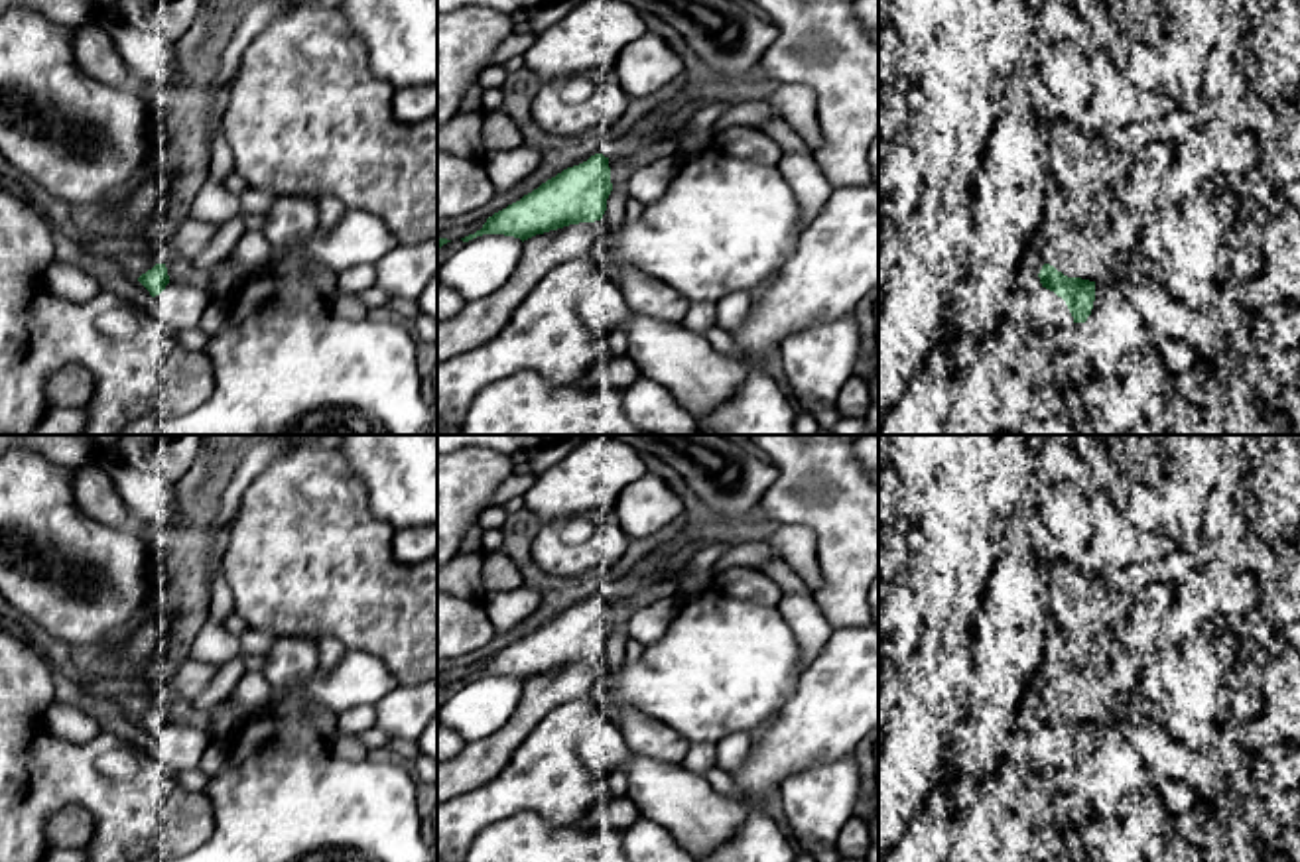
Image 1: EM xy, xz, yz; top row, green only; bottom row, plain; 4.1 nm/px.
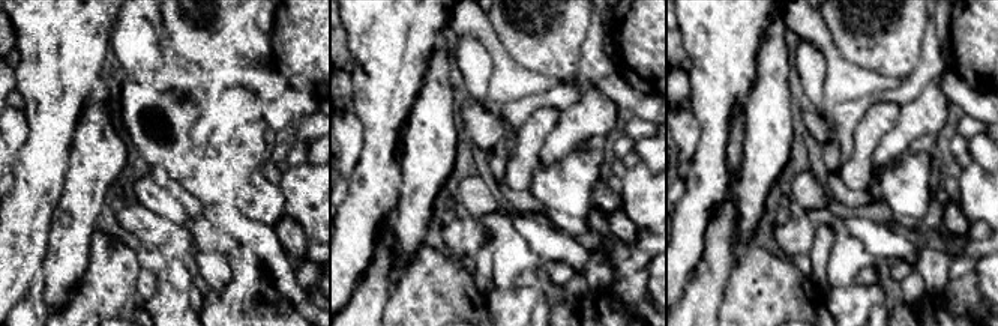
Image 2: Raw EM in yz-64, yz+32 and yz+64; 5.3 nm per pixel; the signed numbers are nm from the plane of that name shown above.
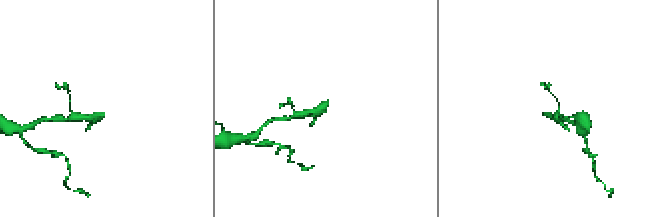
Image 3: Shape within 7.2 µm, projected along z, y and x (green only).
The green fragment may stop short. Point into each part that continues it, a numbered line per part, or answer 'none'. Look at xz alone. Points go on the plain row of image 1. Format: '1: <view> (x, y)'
1: xz (619, 605)

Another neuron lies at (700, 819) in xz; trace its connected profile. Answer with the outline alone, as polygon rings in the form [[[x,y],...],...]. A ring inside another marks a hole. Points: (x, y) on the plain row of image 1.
[[[628,752],[618,770],[628,779],[626,797],[640,819],[652,821],[693,858],[719,848],[743,827],[745,809],[682,764]]]

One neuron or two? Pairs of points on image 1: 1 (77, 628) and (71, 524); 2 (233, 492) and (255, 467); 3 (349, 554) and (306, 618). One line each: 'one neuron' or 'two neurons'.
1: one neuron
2: one neuron
3: one neuron

